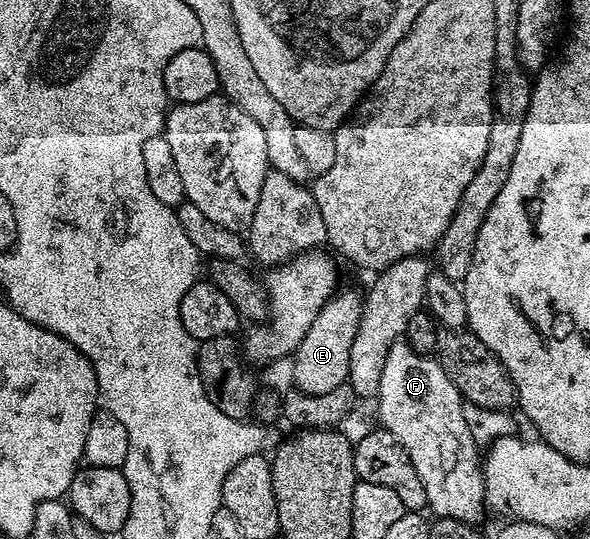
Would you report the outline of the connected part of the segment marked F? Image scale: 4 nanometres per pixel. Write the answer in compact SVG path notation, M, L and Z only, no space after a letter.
M405 340L395 342L384 360L384 372L380 372L377 402L381 425L400 440L420 475L429 513L434 518L481 523L482 513L488 510L484 462L464 420L462 393L448 380L437 357L416 353Z

